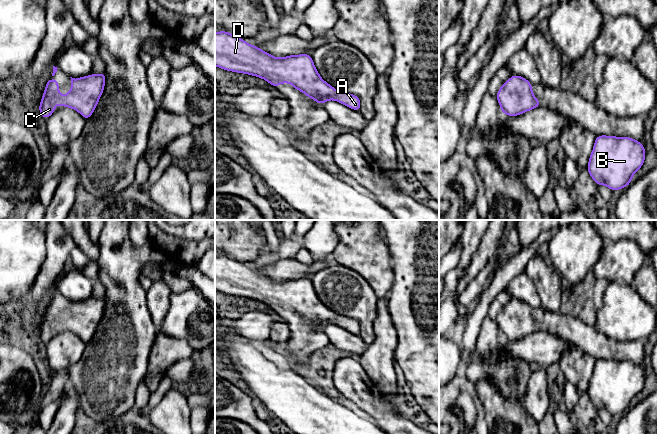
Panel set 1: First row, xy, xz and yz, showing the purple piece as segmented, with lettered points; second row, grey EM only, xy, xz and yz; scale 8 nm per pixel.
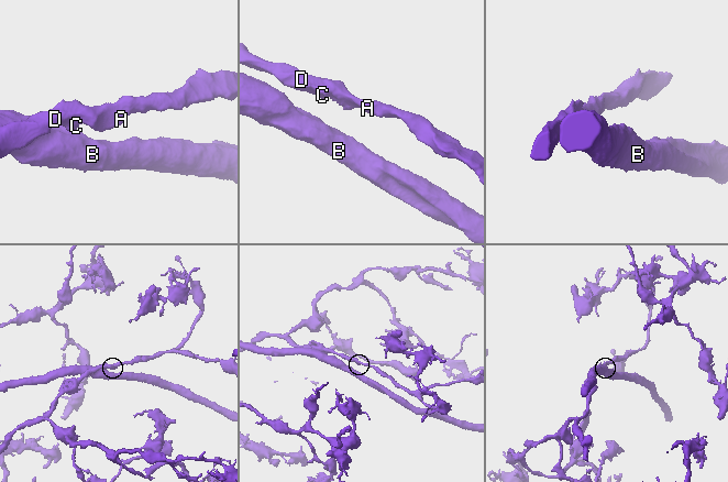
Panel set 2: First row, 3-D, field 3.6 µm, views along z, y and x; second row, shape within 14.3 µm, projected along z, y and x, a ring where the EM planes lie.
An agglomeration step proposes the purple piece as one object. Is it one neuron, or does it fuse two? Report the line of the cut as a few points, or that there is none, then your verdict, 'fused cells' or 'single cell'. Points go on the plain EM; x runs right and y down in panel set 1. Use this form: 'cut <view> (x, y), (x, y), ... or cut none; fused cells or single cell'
cut none; single cell

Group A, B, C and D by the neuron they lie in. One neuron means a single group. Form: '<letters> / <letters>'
A B C D

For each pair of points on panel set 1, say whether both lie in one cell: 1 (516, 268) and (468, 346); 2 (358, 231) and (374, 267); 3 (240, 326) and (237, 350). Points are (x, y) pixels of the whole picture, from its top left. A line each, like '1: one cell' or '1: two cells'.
1: one cell
2: one cell
3: two cells

